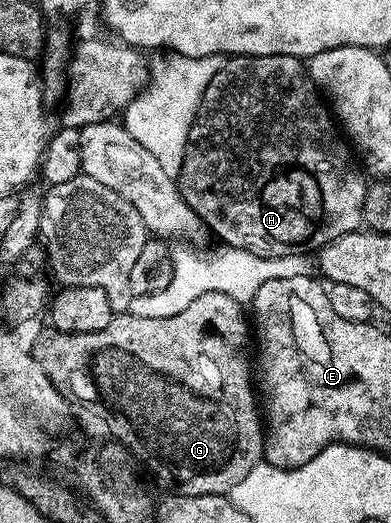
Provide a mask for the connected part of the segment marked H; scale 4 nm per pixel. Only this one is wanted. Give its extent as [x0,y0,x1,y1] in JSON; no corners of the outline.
[177,56,369,258]

